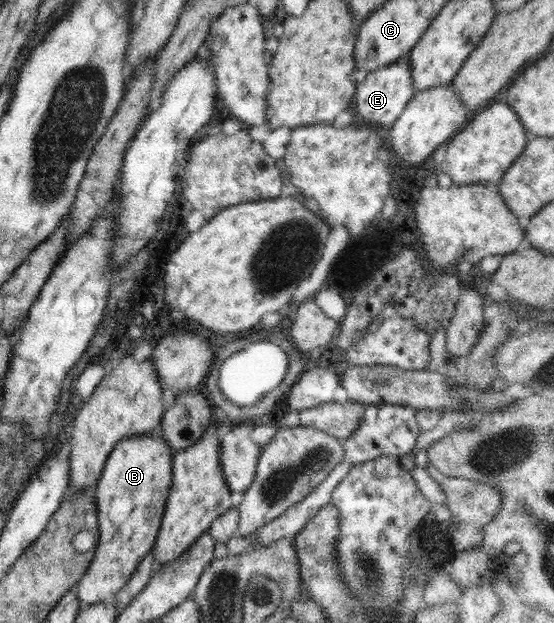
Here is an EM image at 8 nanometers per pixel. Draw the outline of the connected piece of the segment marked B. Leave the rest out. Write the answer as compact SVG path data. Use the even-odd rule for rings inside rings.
M157 432L122 439L114 446L94 495L99 527L95 554L74 587L84 606L115 601L115 593L126 585L140 560L153 548L172 483L174 454Z

